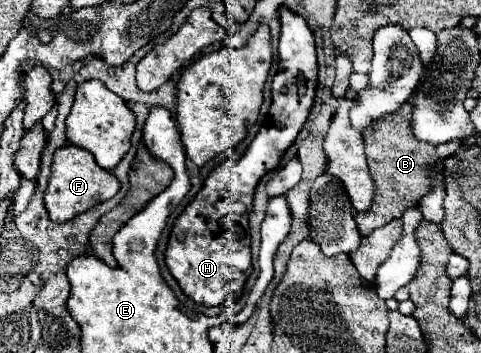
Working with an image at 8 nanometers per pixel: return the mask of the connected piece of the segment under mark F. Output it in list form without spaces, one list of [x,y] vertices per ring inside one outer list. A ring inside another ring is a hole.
[[[64,146],[54,154],[52,162],[52,176],[48,182],[48,190],[44,196],[46,210],[50,214],[50,220],[54,222],[68,222],[76,218],[78,214],[94,208],[100,202],[110,200],[120,190],[120,182],[116,176],[104,168],[100,168],[94,160],[94,156],[88,150],[82,150],[78,146]]]

